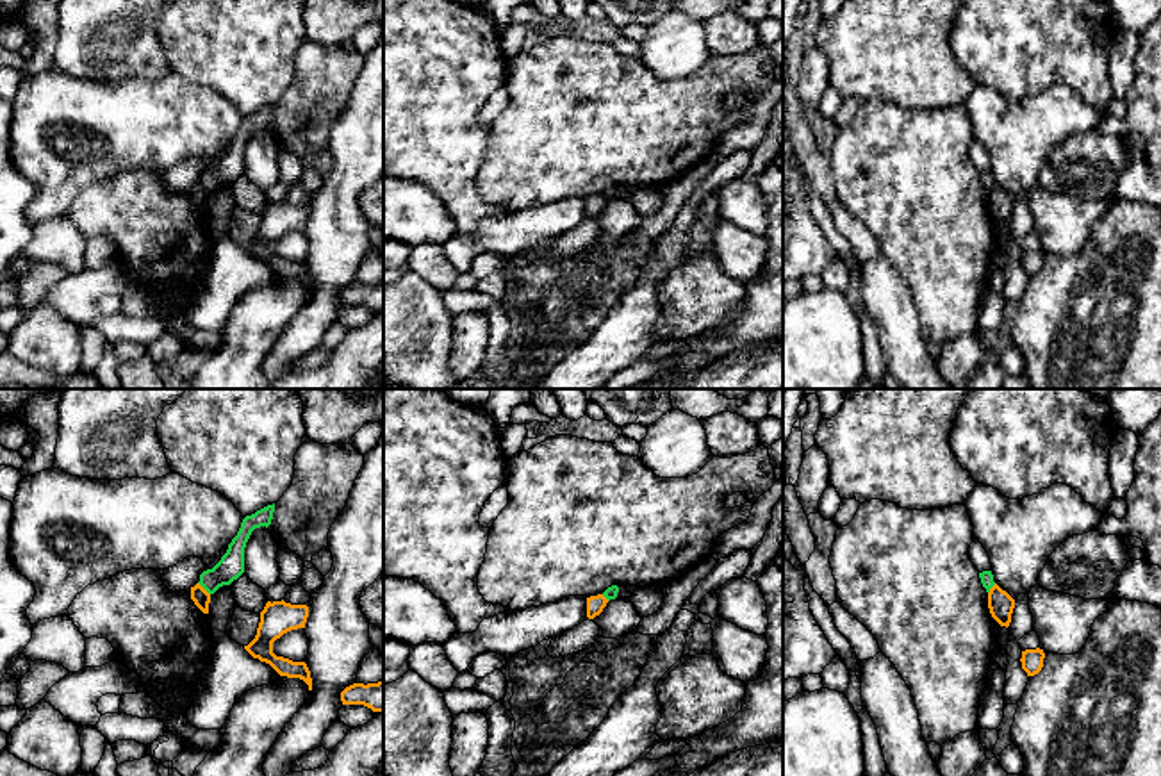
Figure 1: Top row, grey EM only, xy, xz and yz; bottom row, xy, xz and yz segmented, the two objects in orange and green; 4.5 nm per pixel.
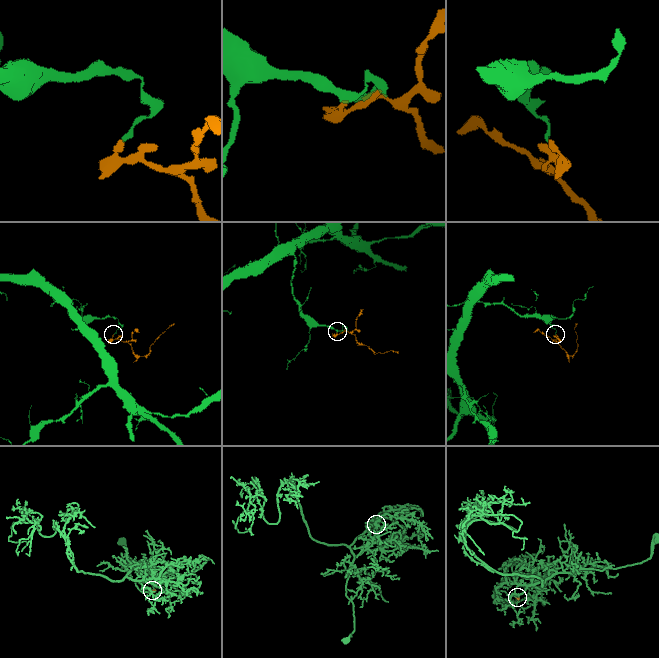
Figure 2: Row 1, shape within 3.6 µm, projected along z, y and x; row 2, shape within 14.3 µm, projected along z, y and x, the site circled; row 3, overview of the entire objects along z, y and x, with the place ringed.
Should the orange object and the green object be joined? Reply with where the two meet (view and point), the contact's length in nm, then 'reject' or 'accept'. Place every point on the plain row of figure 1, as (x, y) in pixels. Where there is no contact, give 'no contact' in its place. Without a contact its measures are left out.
contact xy (204, 189); length 80 nm; reject

